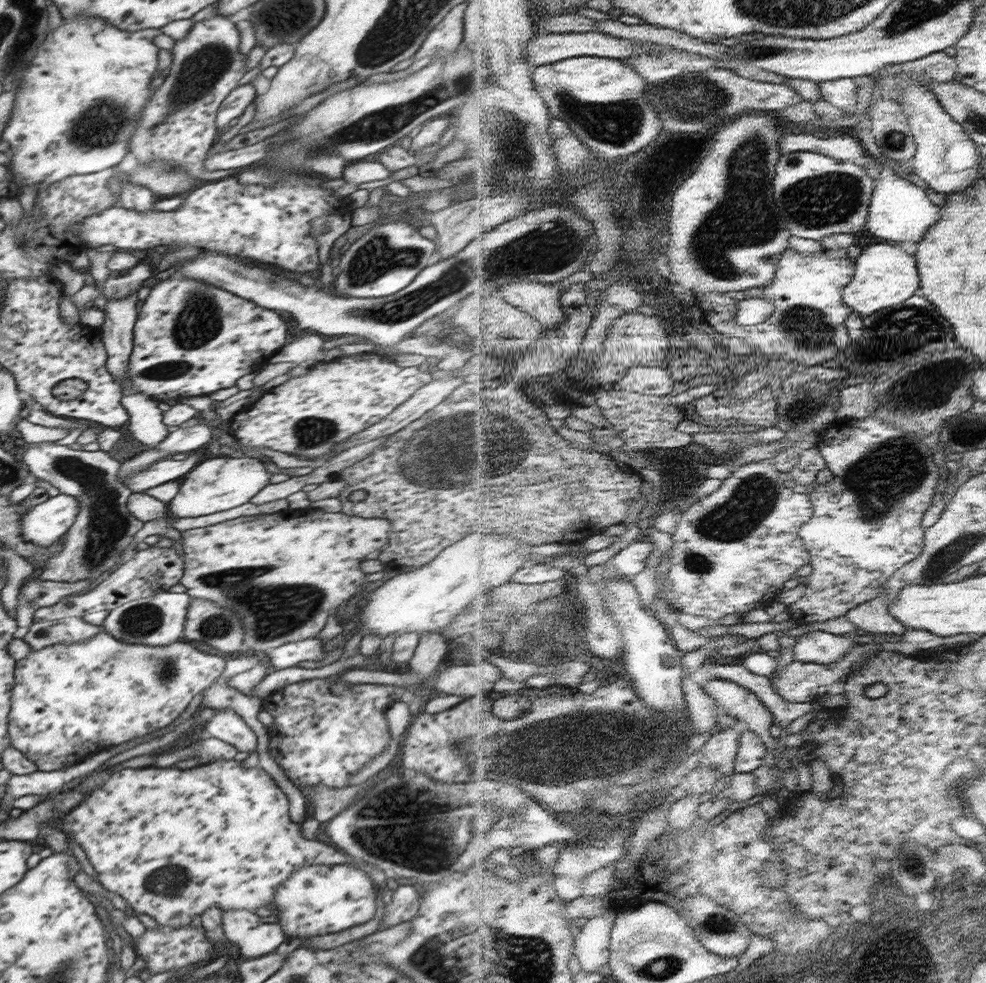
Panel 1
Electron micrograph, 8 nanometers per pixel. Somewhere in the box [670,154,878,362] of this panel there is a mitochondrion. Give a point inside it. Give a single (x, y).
(830, 199)

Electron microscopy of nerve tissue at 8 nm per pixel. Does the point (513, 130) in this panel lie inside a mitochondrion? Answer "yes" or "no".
yes

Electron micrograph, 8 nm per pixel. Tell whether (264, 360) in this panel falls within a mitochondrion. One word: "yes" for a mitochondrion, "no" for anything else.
no

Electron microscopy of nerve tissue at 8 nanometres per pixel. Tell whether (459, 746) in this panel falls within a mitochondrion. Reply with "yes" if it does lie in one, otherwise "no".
yes

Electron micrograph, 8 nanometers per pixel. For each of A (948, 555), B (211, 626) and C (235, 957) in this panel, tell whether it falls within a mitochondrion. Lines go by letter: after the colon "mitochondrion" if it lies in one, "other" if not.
A: mitochondrion
B: mitochondrion
C: other

